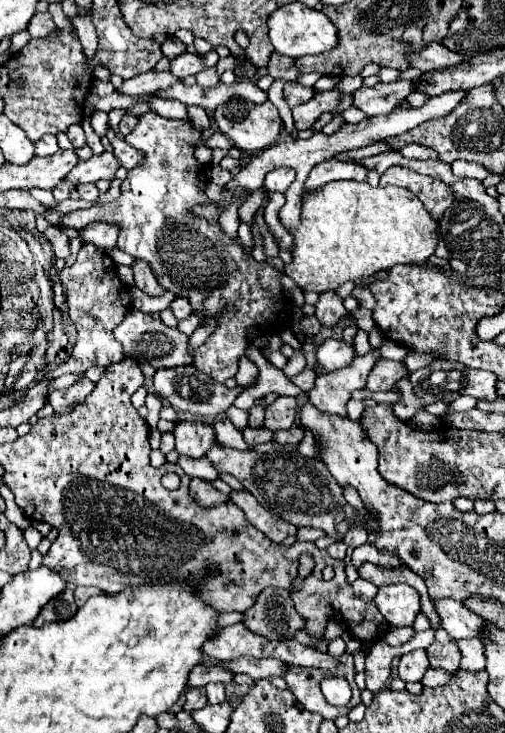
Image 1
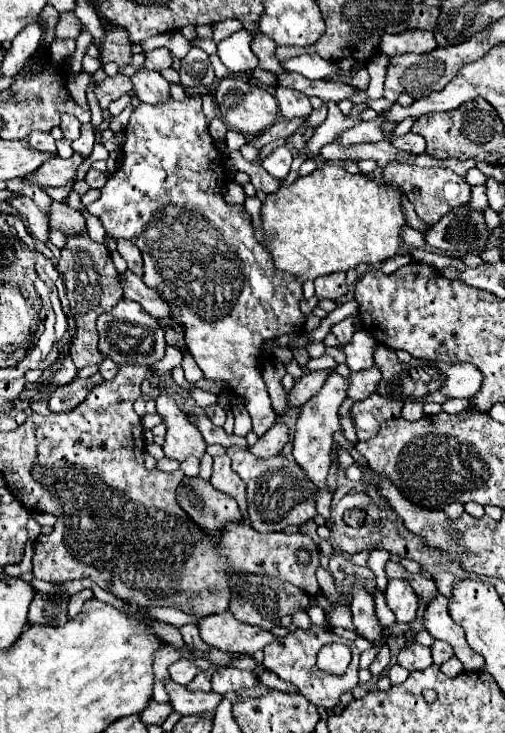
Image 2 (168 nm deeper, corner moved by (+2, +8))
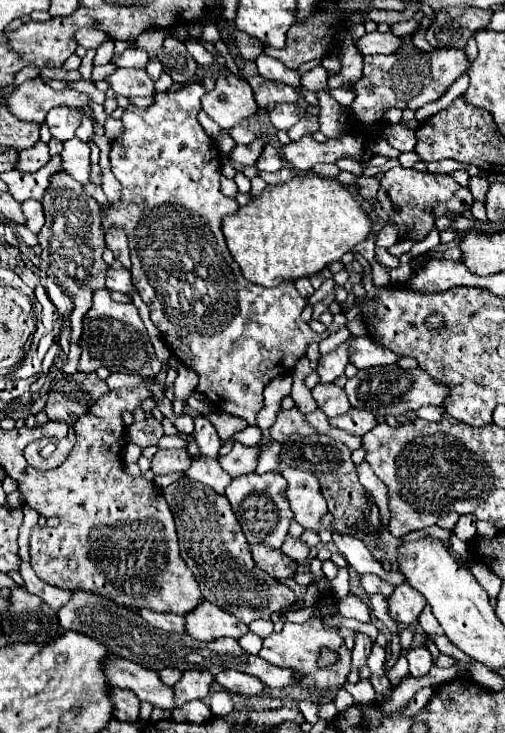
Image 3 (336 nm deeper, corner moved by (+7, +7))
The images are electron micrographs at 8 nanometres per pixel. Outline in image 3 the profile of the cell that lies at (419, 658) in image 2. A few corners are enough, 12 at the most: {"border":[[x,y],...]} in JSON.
{"border":[[409,649],[409,673],[425,677],[431,669],[429,649]]}

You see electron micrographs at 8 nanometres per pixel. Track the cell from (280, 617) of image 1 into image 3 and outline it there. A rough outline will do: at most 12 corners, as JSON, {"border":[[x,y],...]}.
{"border":[[163,495],[207,601],[245,625],[297,601],[255,565],[225,495]]}

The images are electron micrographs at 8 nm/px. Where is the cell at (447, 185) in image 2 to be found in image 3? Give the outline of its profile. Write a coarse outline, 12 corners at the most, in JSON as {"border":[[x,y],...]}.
{"border":[[393,167],[377,199],[399,239],[473,203],[453,177]]}

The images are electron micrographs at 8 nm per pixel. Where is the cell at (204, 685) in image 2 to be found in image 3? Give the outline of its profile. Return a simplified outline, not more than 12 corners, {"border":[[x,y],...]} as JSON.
{"border":[[189,669],[173,685],[175,705],[205,699],[213,683],[207,669]]}

